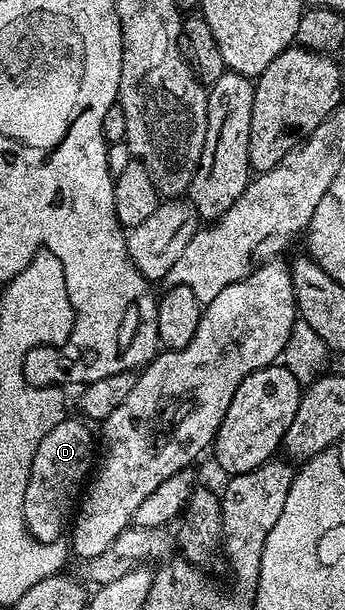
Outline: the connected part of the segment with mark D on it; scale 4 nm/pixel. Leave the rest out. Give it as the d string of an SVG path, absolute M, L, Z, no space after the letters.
M76 416L68 417L54 420L51 431L43 435L39 451L35 451L35 459L29 468L29 482L23 499L23 515L30 535L46 543L62 540L61 532L64 529L66 532L95 465L93 433L88 429L90 426Z

